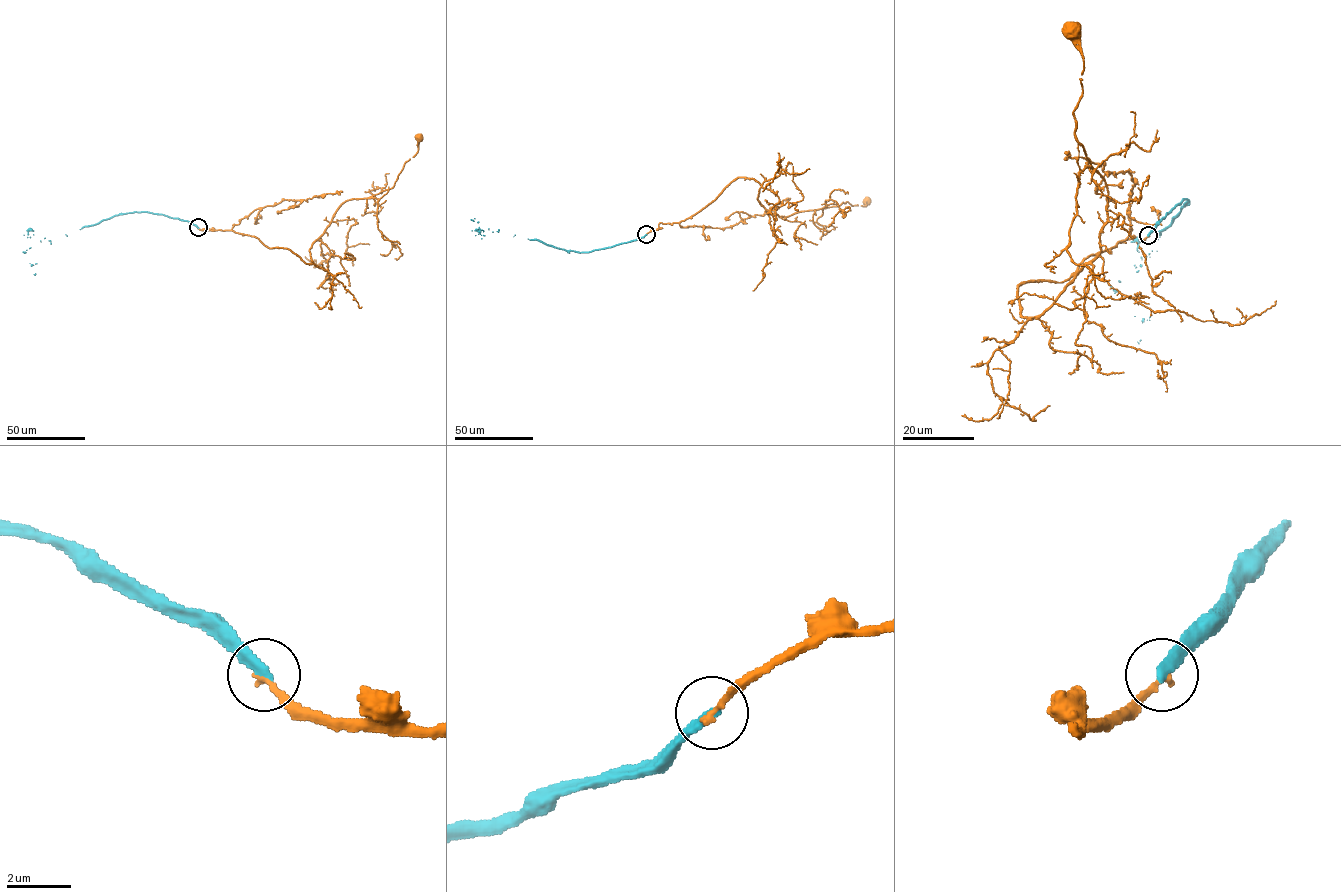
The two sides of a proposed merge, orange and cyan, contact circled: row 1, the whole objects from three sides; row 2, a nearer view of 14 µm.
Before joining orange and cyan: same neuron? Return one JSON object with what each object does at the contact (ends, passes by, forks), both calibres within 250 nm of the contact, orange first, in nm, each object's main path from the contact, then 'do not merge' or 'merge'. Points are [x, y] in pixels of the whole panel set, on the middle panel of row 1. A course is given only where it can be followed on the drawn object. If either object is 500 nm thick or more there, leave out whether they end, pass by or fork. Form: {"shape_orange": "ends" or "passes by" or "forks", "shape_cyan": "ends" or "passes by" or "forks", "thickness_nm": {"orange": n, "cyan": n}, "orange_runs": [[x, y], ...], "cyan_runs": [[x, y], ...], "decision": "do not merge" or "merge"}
{"shape_orange": "ends", "shape_cyan": "ends", "thickness_nm": {"orange": 200, "cyan": 340}, "orange_runs": [[646, 234], [661, 222], [695, 215], [739, 177], [758, 181], [757, 199], [779, 217], [866, 201]], "cyan_runs": [[646, 234], [609, 247], [578, 252], [493, 232], [475, 218], [473, 220], [480, 232], [482, 230]], "decision": "do not merge"}

